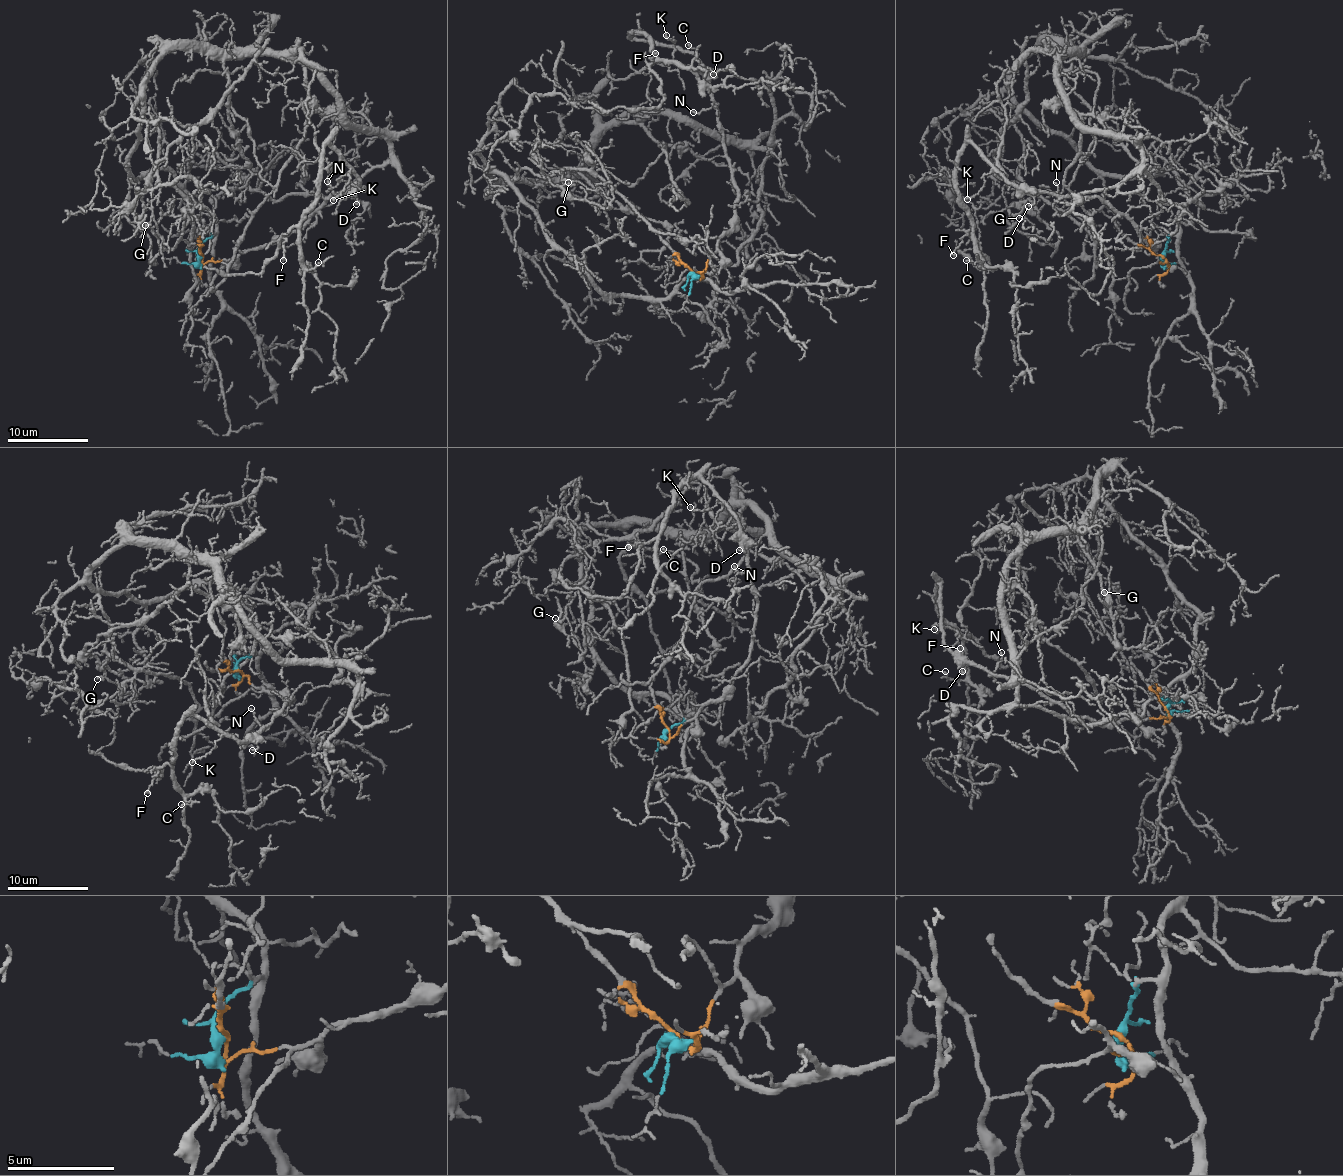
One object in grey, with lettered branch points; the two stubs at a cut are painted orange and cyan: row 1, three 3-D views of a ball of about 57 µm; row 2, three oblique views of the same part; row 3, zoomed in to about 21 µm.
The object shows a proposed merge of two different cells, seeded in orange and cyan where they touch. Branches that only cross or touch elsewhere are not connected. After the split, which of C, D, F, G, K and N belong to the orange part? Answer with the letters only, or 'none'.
C, D, F, K, N

